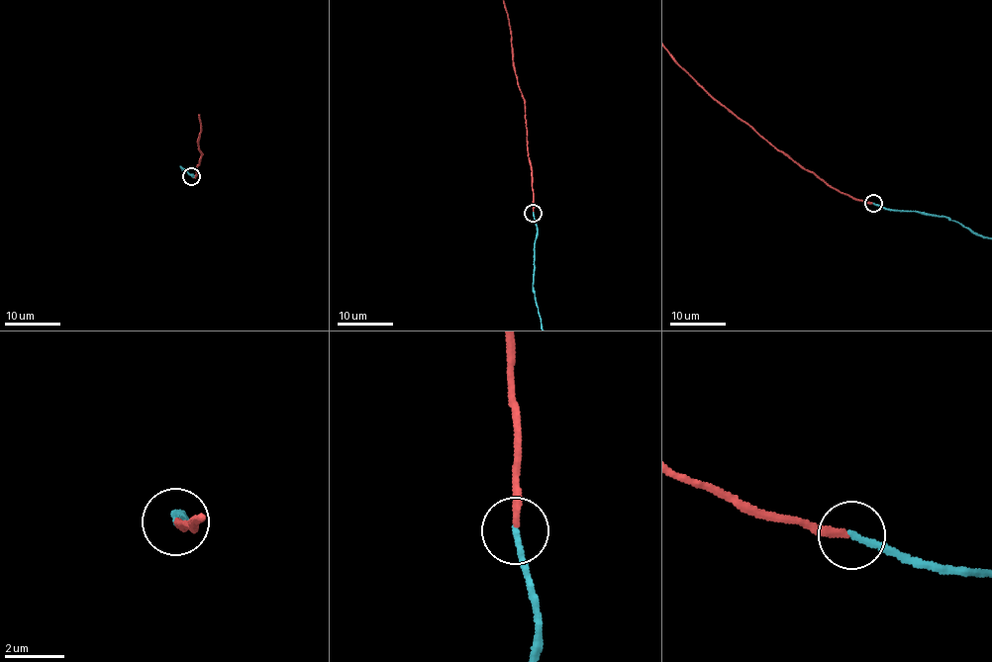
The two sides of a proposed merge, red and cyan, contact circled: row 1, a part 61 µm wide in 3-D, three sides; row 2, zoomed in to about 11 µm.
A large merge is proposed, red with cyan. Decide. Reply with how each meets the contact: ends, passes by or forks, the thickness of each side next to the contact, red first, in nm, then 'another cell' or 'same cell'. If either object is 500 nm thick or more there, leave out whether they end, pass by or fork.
red ends; cyan ends; calibres 220 and 220 nm; same cell

